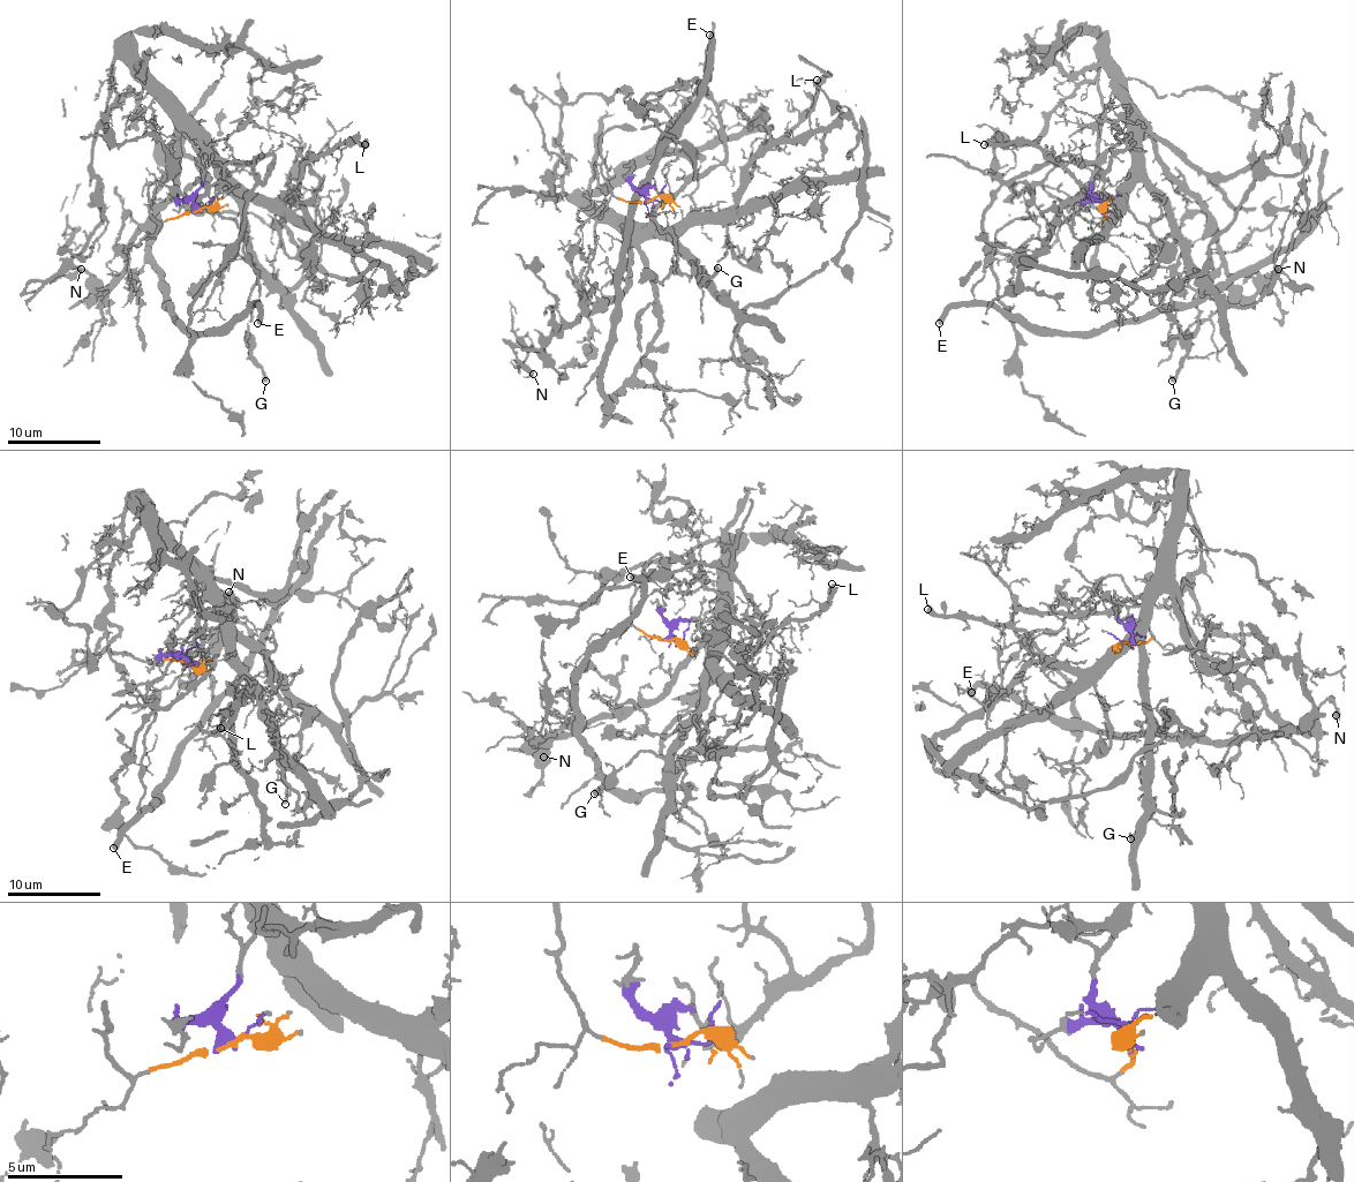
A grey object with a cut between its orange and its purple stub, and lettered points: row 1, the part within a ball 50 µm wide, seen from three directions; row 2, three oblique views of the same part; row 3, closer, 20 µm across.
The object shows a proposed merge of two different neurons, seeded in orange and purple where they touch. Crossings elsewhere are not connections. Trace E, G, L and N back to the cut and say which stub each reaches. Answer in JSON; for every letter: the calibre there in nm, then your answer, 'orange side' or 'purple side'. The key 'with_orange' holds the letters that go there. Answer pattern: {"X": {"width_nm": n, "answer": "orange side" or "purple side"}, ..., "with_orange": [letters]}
{"E": {"width_nm": 440, "answer": "orange side"}, "G": {"width_nm": 380, "answer": "purple side"}, "L": {"width_nm": 440, "answer": "purple side"}, "N": {"width_nm": 380, "answer": "purple side"}, "with_orange": ["E"]}

